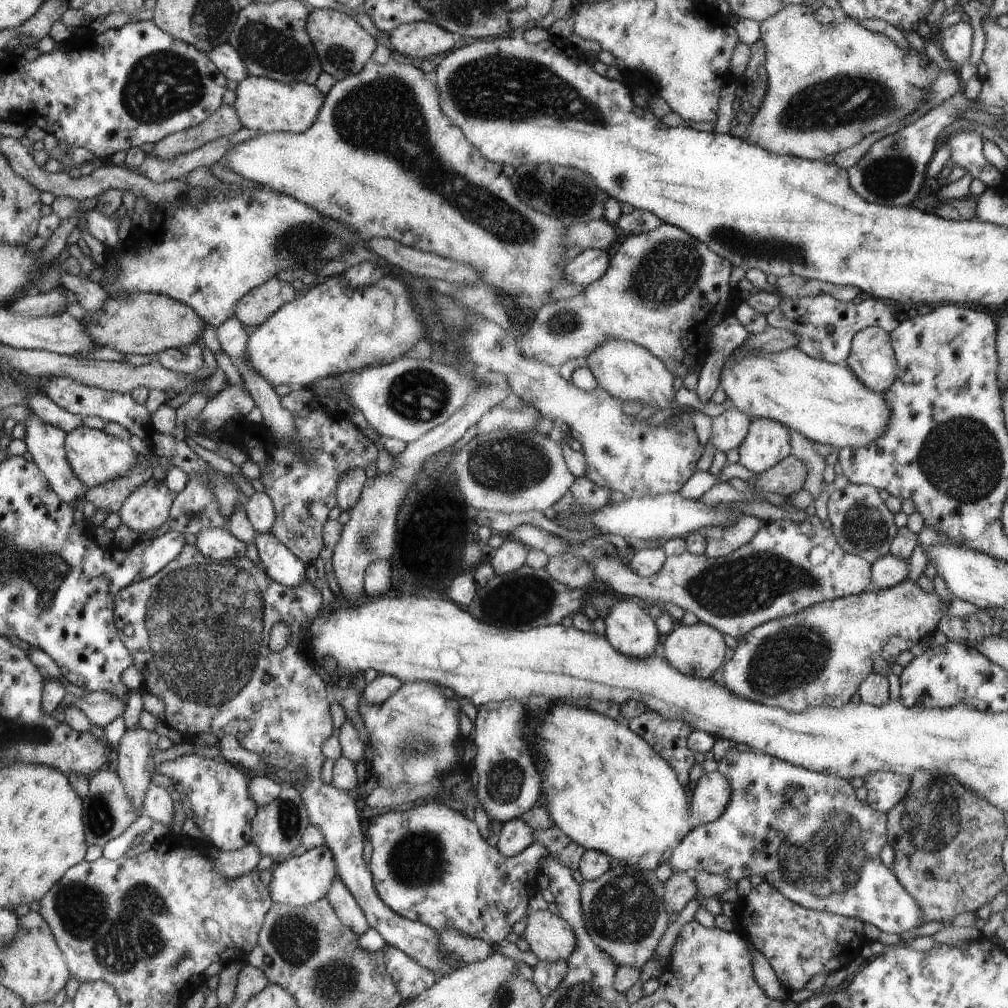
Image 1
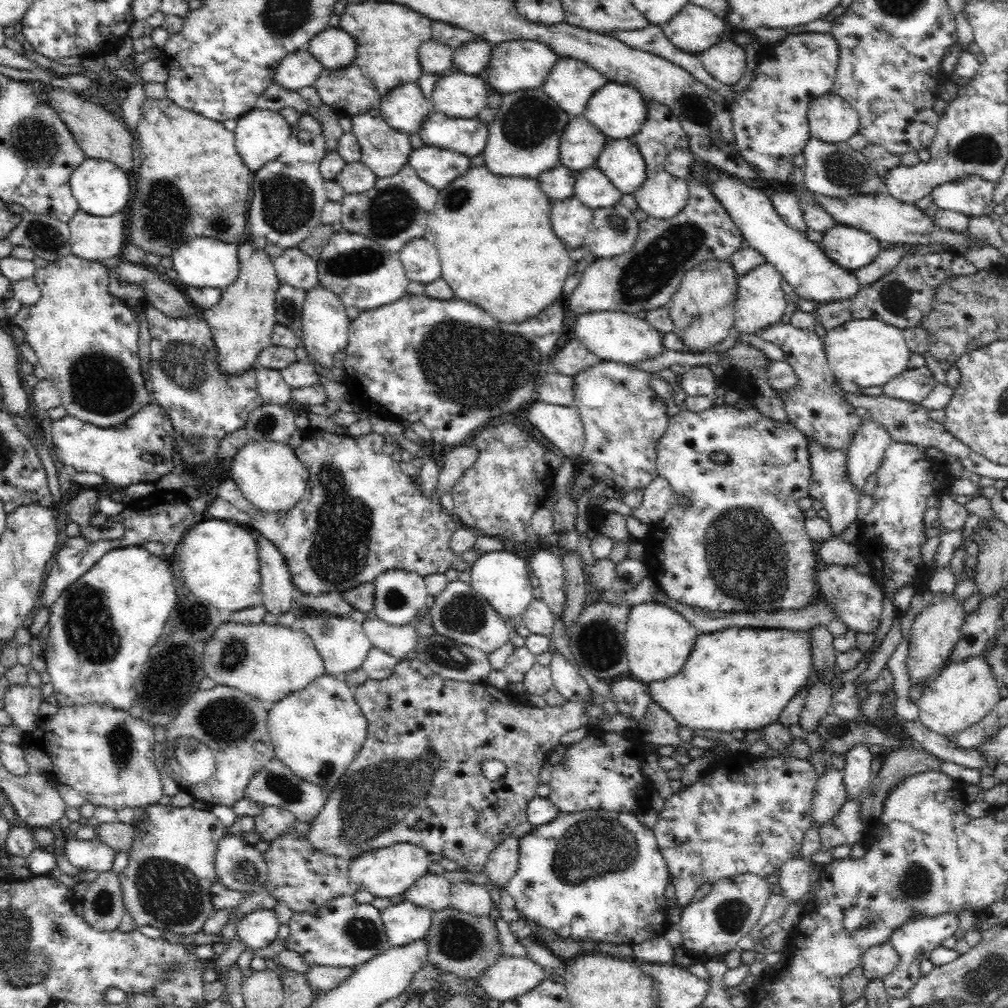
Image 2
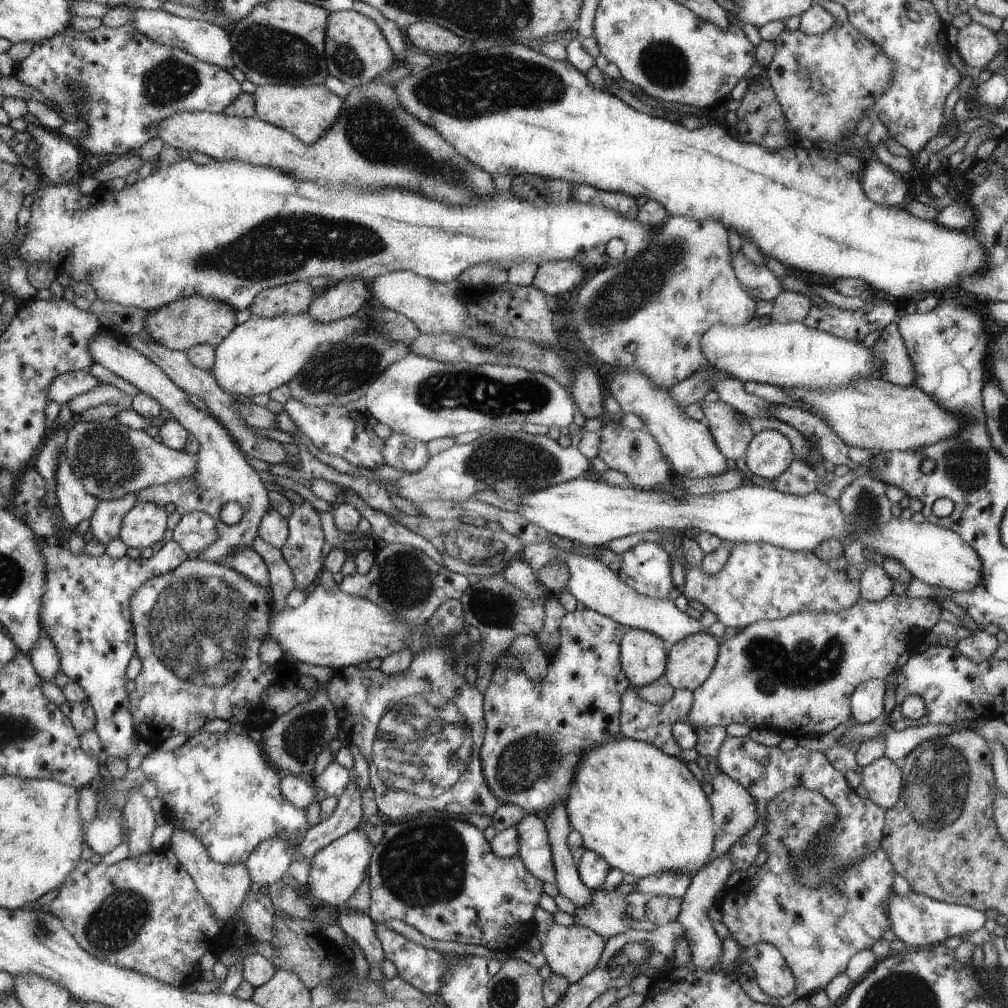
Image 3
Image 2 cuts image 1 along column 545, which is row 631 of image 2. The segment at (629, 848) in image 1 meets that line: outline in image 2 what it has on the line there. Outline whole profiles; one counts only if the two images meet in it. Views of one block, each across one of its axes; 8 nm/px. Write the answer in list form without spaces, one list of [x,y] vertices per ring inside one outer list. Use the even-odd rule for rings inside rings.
[[[738,628],[698,636],[682,672],[666,682],[646,684],[652,700],[682,726],[706,730],[756,732],[780,722],[780,714],[802,686],[812,684],[812,634],[786,628]]]

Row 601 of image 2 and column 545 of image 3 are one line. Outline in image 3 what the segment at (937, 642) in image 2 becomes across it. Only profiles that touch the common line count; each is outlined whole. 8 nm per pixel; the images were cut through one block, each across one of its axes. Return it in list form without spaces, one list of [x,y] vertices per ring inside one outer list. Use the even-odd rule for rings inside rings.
[[[549,926],[547,938],[541,940],[541,952],[547,960],[547,966],[551,968],[553,974],[557,976],[563,976],[563,980],[571,984],[579,982],[585,974],[593,972],[593,968],[597,966],[601,954],[603,954],[603,946],[607,942],[607,938],[599,936],[597,932],[593,932],[591,928],[585,928],[585,926],[571,926],[571,928],[563,928],[563,926]]]

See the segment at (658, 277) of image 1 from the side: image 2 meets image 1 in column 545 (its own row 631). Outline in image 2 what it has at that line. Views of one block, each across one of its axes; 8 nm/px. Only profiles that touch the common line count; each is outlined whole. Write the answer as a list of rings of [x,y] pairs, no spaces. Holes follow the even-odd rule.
[[[308,612],[308,616],[302,616],[302,620],[300,620],[300,630],[304,630],[312,638],[316,650],[320,652],[320,656],[326,664],[328,676],[346,674],[356,668],[362,668],[362,662],[366,660],[366,656],[372,648],[372,640],[366,636],[362,624],[354,622],[352,618],[332,616],[332,614],[324,614],[324,612]]]

